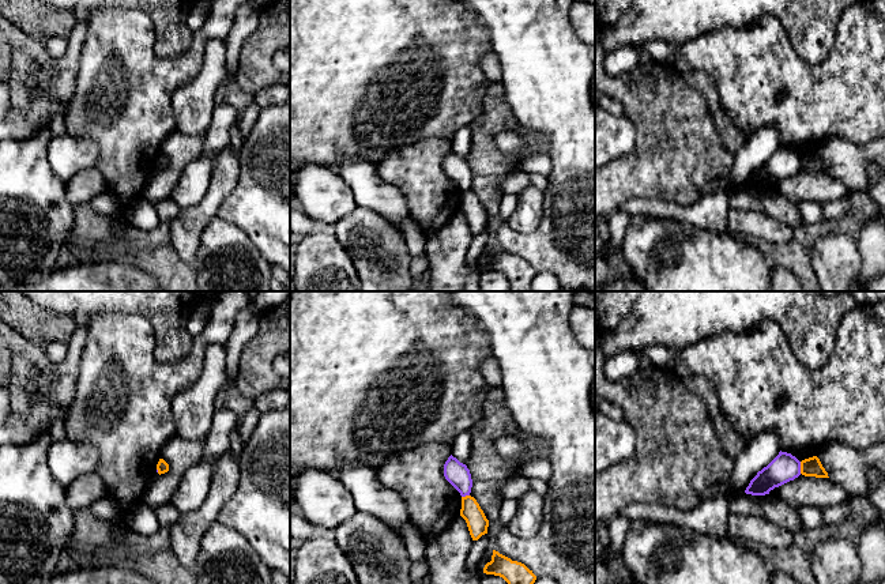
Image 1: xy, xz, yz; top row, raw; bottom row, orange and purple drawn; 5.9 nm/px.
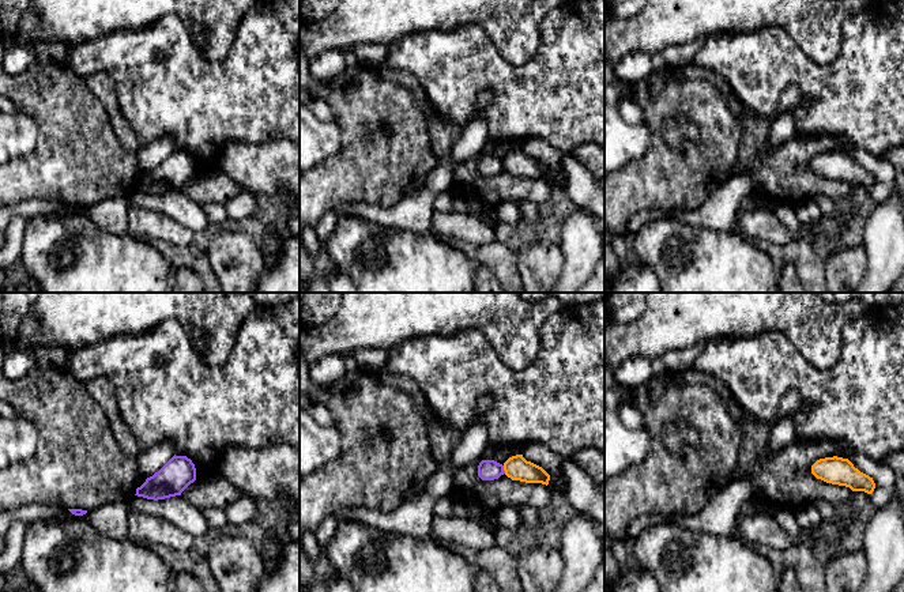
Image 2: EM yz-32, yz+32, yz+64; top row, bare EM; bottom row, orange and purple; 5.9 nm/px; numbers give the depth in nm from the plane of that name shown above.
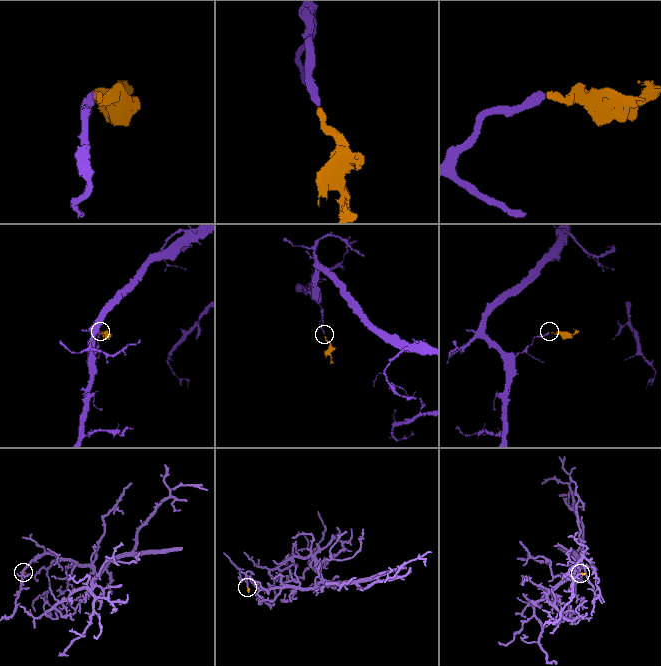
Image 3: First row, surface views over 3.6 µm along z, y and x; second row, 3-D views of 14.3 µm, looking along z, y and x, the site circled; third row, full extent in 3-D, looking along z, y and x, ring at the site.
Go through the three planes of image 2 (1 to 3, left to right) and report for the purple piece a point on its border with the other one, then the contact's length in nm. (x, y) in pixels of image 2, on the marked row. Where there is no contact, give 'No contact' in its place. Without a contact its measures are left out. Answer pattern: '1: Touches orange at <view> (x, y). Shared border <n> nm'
1: No contact
2: Touches orange at yz+32 (504, 470). Shared border 50 nm
3: No contact

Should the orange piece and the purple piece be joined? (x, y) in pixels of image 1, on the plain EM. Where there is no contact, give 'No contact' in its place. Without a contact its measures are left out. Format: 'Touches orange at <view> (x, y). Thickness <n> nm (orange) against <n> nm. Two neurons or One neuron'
Touches orange at yz (801, 162). Thickness 110 nm (orange) against 170 nm. Two neurons

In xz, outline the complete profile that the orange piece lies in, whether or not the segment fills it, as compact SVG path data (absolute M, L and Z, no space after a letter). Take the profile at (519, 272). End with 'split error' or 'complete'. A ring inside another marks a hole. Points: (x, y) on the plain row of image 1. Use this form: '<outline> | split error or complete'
M493 245L492 256L483 263L483 268L502 272L512 287L512 291L534 291L531 287L536 271L524 259Z | complete

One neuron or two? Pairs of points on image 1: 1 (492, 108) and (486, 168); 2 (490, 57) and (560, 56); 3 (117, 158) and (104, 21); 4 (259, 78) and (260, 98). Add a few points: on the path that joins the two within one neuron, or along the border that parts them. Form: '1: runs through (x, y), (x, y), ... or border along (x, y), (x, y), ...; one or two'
1: runs through (490, 123), (486, 127), (486, 153); one
2: border along (492, 51), (500, 64), (500, 82); two
3: runs through (128, 124), (131, 87), (127, 66), (121, 55); one
4: border along (275, 83), (262, 89), (255, 97); two

